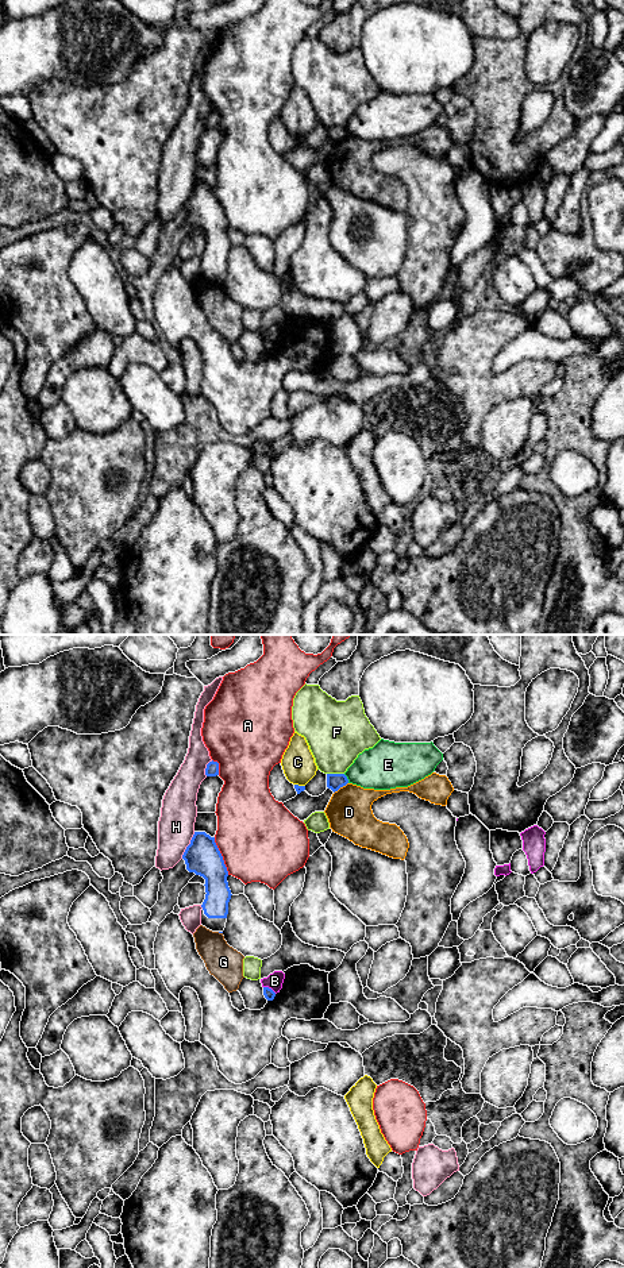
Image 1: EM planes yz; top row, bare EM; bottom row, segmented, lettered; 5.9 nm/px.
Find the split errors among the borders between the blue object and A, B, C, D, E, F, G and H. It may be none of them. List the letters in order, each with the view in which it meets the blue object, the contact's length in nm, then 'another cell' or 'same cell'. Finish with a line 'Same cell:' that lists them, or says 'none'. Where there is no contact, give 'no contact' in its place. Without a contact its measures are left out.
A: meets blue in yz; contact 240 nm long; another cell
B: meets blue in yz; contact 90 nm long; another cell
C: meets blue in yz; contact 70 nm long; another cell
D: meets blue in yz; contact 110 nm long; another cell
E: meets blue in yz; contact 70 nm long; another cell
F: meets blue in yz; contact 100 nm long; another cell
G: meets blue in yz; contact 30 nm long; another cell
H: meets blue in yz; contact 180 nm long; another cell
Same cell: none

